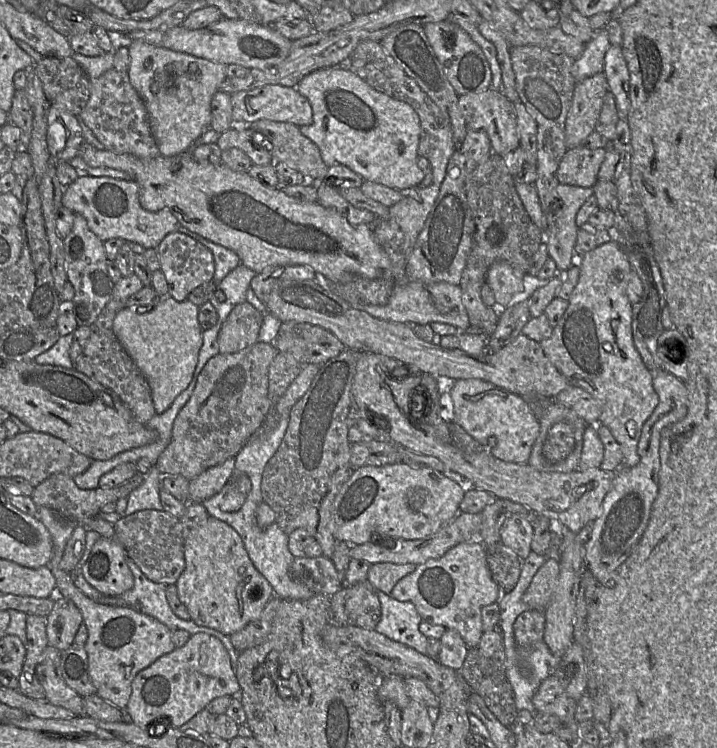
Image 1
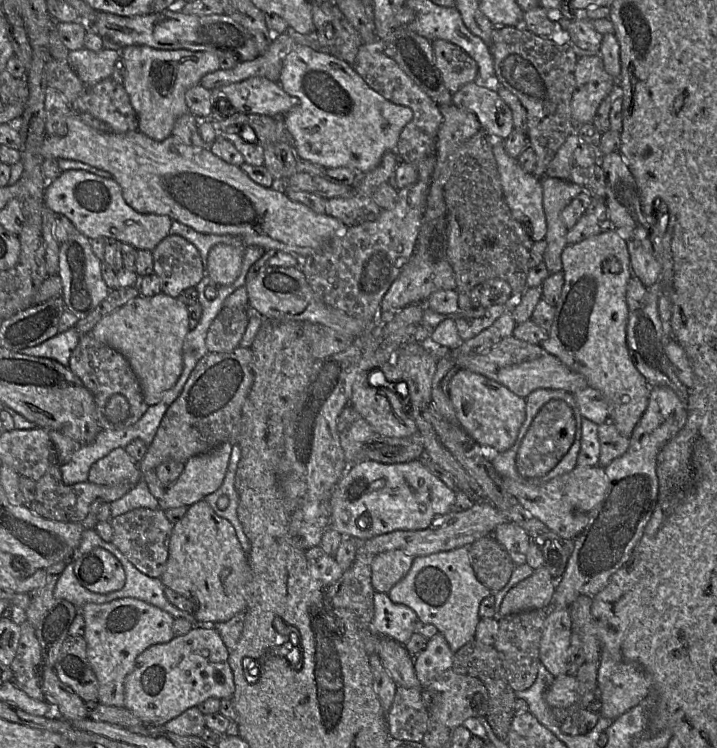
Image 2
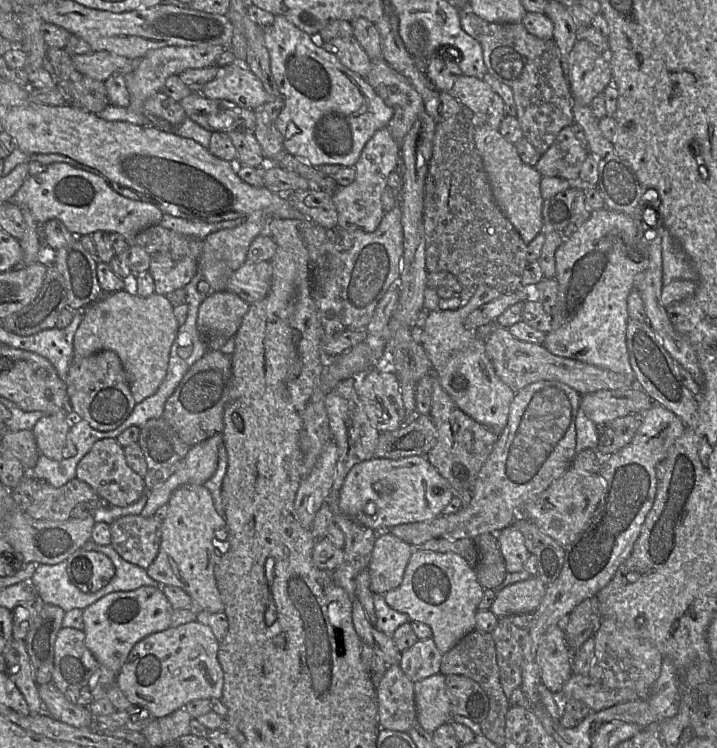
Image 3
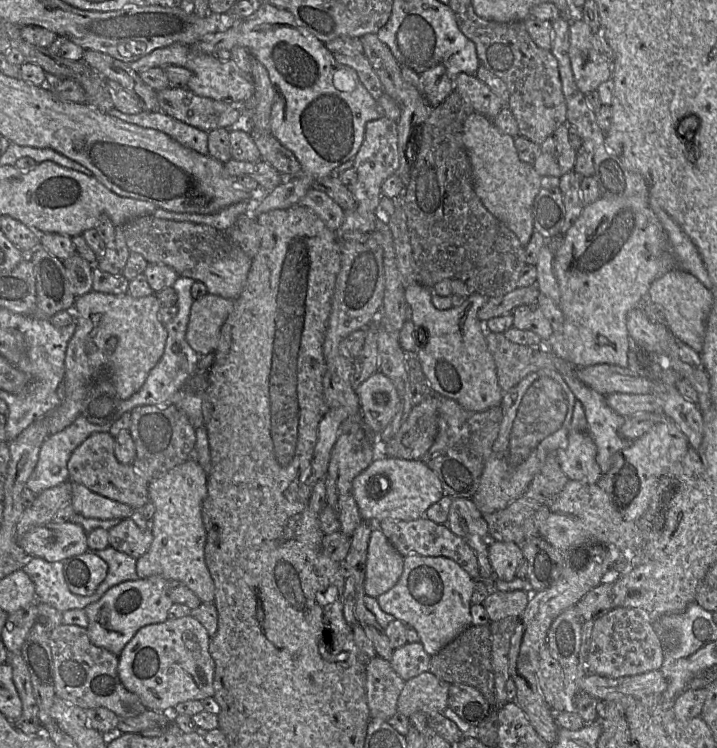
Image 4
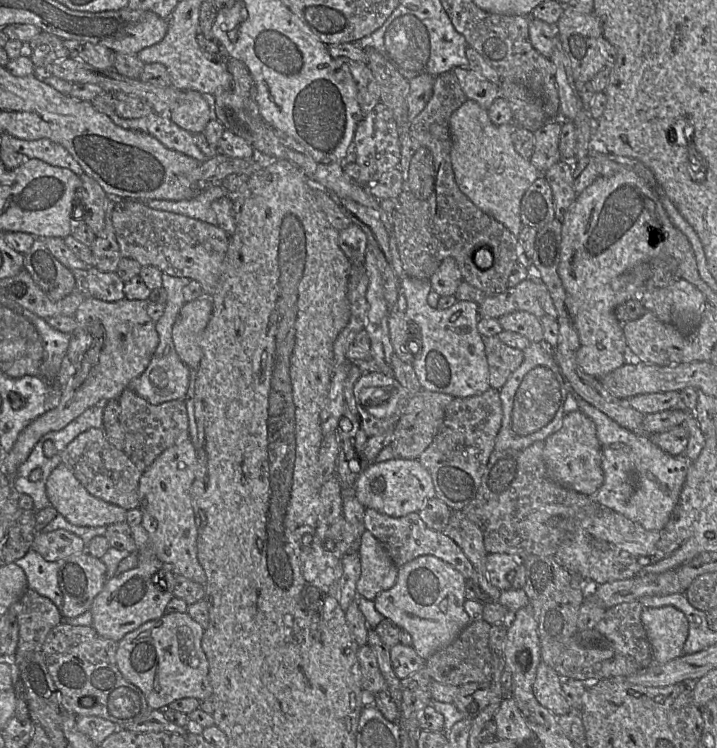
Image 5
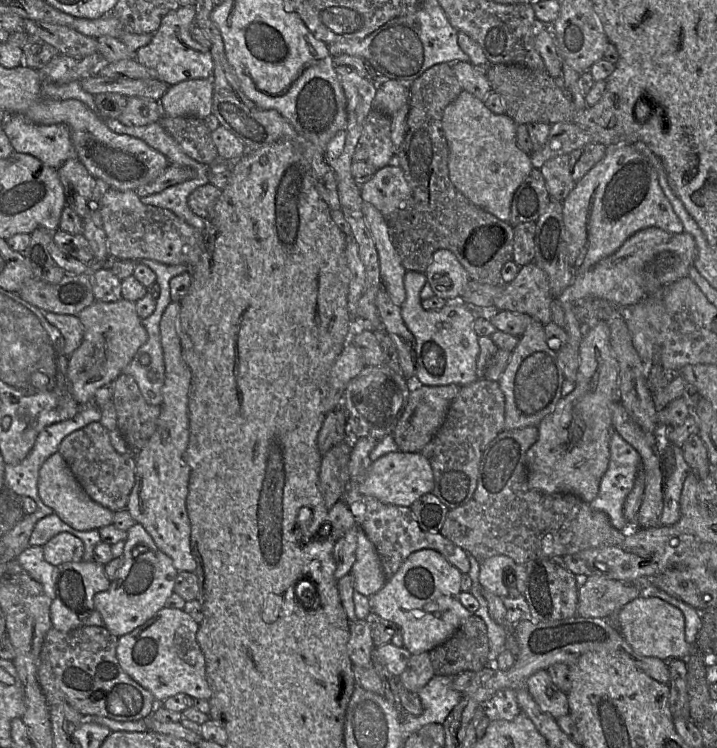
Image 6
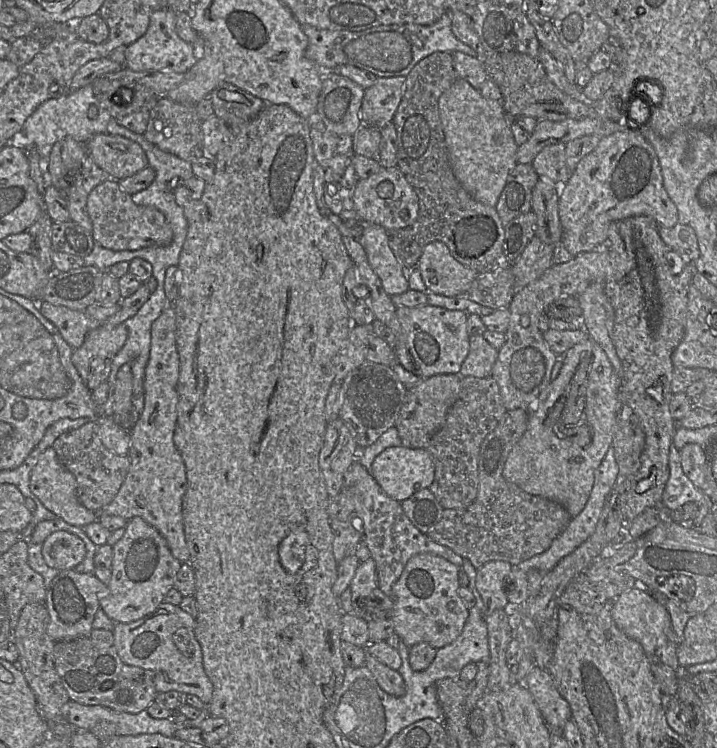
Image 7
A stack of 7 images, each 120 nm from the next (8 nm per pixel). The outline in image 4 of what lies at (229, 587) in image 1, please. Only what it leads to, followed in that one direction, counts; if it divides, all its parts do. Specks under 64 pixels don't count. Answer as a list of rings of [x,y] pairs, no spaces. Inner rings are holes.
[[[193,457],[148,483],[147,503],[155,506],[150,530],[153,540],[149,550],[136,560],[139,578],[158,575],[167,581],[180,581],[191,589],[202,603],[213,603],[215,584],[205,561],[206,529],[202,506],[207,496],[207,474]]]

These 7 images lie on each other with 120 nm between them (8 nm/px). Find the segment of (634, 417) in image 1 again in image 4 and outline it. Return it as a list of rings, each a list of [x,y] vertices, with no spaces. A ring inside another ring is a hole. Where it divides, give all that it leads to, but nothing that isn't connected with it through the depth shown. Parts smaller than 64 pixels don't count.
[[[628,196],[619,198],[600,197],[595,202],[583,207],[583,210],[570,229],[563,235],[563,242],[554,255],[554,273],[559,285],[560,302],[559,307],[563,313],[563,324],[560,329],[553,331],[550,339],[544,343],[544,347],[553,355],[571,363],[575,367],[587,367],[596,364],[611,364],[622,368],[628,368],[628,351],[630,336],[627,330],[627,317],[629,312],[647,299],[651,284],[658,277],[673,270],[679,269],[668,246],[667,234],[651,209],[646,199],[640,196]]]

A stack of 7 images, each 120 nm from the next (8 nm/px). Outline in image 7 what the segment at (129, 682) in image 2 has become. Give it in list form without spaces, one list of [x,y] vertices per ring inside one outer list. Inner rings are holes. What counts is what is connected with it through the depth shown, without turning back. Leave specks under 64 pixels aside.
[[[163,602],[151,614],[130,623],[115,623],[115,647],[122,661],[155,673],[158,693],[178,691],[192,694],[206,705],[212,702],[214,686],[203,663],[203,652],[195,634],[196,618],[179,605]]]

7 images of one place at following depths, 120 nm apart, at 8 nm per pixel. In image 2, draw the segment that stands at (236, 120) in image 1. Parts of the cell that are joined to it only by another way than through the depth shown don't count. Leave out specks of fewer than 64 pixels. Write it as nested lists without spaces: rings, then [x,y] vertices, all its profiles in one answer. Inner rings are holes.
[[[260,76],[212,89],[210,93],[213,109],[209,119],[204,120],[222,120],[235,113],[261,114],[270,117],[284,116],[299,104],[299,99],[287,94],[278,82],[273,82]],[[221,98],[225,98],[227,102],[226,113],[219,113],[218,111],[218,102]]]

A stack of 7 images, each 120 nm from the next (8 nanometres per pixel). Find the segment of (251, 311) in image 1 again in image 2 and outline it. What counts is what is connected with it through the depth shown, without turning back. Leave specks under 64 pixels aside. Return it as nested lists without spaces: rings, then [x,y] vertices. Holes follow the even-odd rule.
[[[224,308],[210,325],[206,347],[210,353],[231,352],[240,346],[249,323],[247,308]]]

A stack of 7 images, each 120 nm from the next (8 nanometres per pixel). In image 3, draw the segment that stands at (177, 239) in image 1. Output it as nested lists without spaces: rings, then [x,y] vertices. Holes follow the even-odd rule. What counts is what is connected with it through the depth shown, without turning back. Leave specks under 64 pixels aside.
[[[161,253],[150,255],[148,273],[154,280],[154,292],[160,295],[184,288],[198,273],[198,261],[191,257],[175,260]]]

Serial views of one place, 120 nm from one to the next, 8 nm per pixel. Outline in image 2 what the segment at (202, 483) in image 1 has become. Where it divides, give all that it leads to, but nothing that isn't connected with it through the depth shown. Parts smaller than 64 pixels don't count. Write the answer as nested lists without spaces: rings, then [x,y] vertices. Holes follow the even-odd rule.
[[[223,443],[207,453],[189,458],[180,477],[158,500],[159,509],[189,507],[218,490],[224,481],[231,452],[232,445]]]

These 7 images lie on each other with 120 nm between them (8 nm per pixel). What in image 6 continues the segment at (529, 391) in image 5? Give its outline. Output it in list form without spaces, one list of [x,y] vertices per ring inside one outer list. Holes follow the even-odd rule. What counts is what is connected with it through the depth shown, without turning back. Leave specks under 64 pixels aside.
[[[532,320],[511,351],[509,362],[498,380],[504,395],[504,430],[537,427],[562,398],[564,375],[557,352],[546,344],[544,325]]]

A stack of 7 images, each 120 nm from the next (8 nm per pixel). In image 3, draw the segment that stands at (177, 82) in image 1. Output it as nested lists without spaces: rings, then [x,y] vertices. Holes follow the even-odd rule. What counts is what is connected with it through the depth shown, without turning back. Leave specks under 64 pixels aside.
[[[221,45],[199,46],[166,46],[147,52],[138,61],[138,65],[124,73],[126,88],[130,96],[129,109],[143,114],[144,102],[153,94],[162,92],[166,79],[172,75],[179,75],[187,69],[205,68],[216,63],[218,56],[226,50]]]

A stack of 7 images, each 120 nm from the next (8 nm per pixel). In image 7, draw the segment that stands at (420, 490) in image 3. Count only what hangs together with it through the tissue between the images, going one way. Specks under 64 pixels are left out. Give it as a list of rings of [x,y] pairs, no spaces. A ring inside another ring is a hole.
[[[389,447],[375,458],[371,474],[389,497],[402,502],[419,490],[431,486],[435,478],[435,465],[426,448]]]

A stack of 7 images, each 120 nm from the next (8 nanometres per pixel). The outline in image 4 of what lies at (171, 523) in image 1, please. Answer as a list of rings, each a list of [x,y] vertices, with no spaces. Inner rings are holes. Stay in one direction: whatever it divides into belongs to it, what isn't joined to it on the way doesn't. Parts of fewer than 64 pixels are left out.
[[[131,518],[122,520],[108,532],[110,546],[136,560],[149,550],[153,540],[151,530],[140,529]]]

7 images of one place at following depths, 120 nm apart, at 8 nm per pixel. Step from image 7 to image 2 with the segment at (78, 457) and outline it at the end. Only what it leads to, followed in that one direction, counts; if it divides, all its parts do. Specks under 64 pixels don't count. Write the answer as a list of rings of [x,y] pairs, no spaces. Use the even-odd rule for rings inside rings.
[[[115,448],[91,466],[87,482],[102,486],[129,483],[134,487],[141,479],[137,463],[123,448]]]

